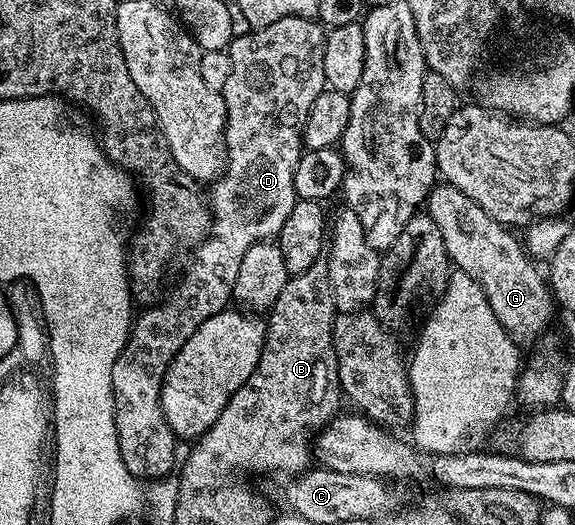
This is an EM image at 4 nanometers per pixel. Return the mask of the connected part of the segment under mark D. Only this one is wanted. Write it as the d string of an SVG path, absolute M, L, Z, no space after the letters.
M286 16L281 22L273 22L264 28L247 30L244 36L236 35L229 51L233 70L229 82L223 87L223 101L227 111L227 124L223 127L225 163L221 175L210 185L211 232L207 239L194 249L191 265L179 280L175 292L168 291L165 298L144 307L143 313L134 317L131 334L125 346L113 362L113 398L115 399L115 425L117 442L121 446L121 458L125 466L140 481L154 482L172 475L175 464L177 437L170 430L155 432L151 425L153 397L163 386L163 376L172 358L185 346L185 342L213 314L224 311L232 303L231 291L237 282L237 270L241 270L241 258L245 250L262 240L275 240L285 218L293 211L297 199L293 186L293 174L305 148L304 132L313 102L325 90L325 42L327 32L318 19L310 16Z

